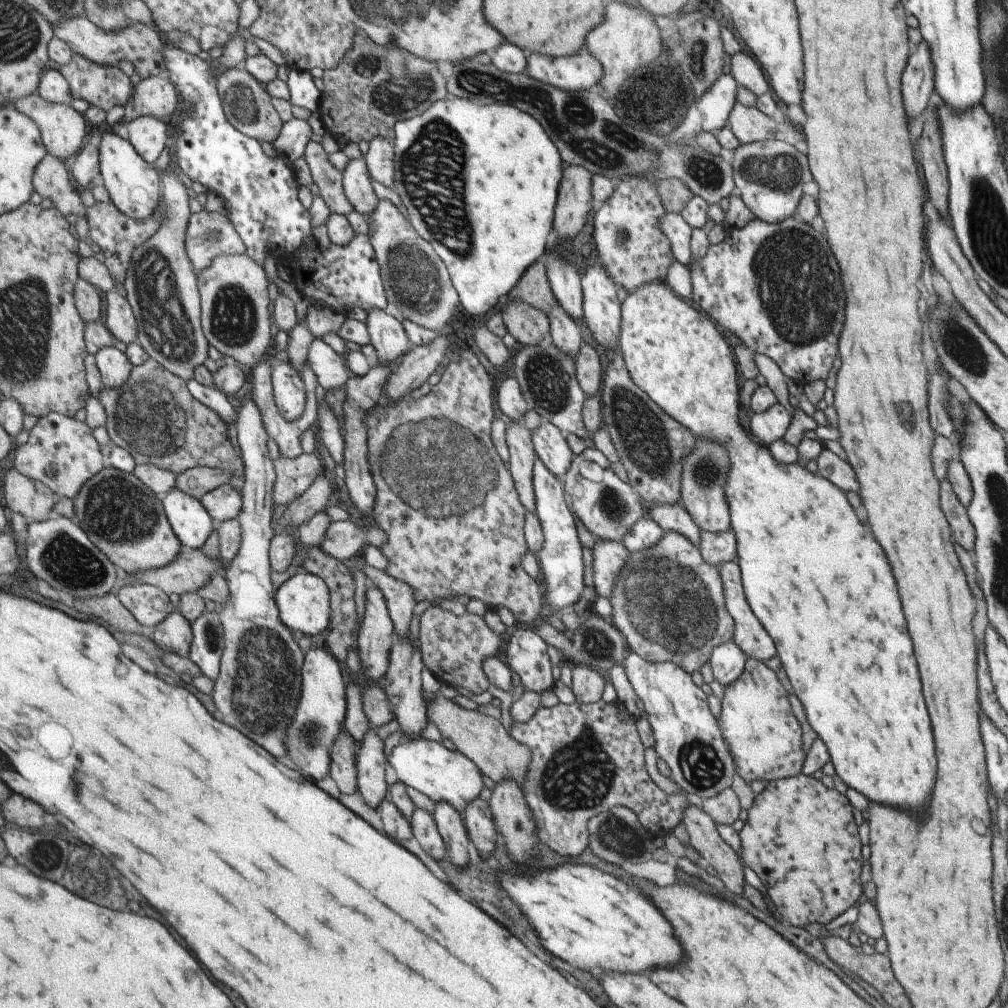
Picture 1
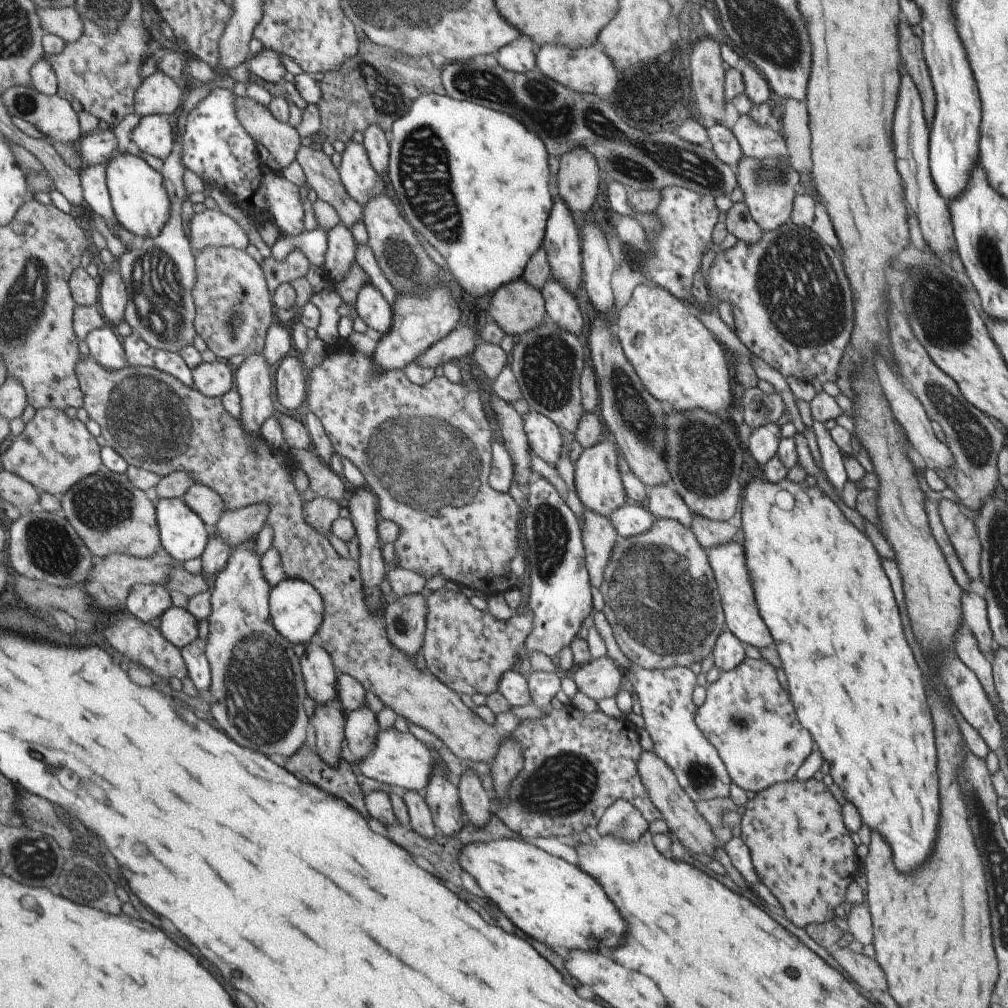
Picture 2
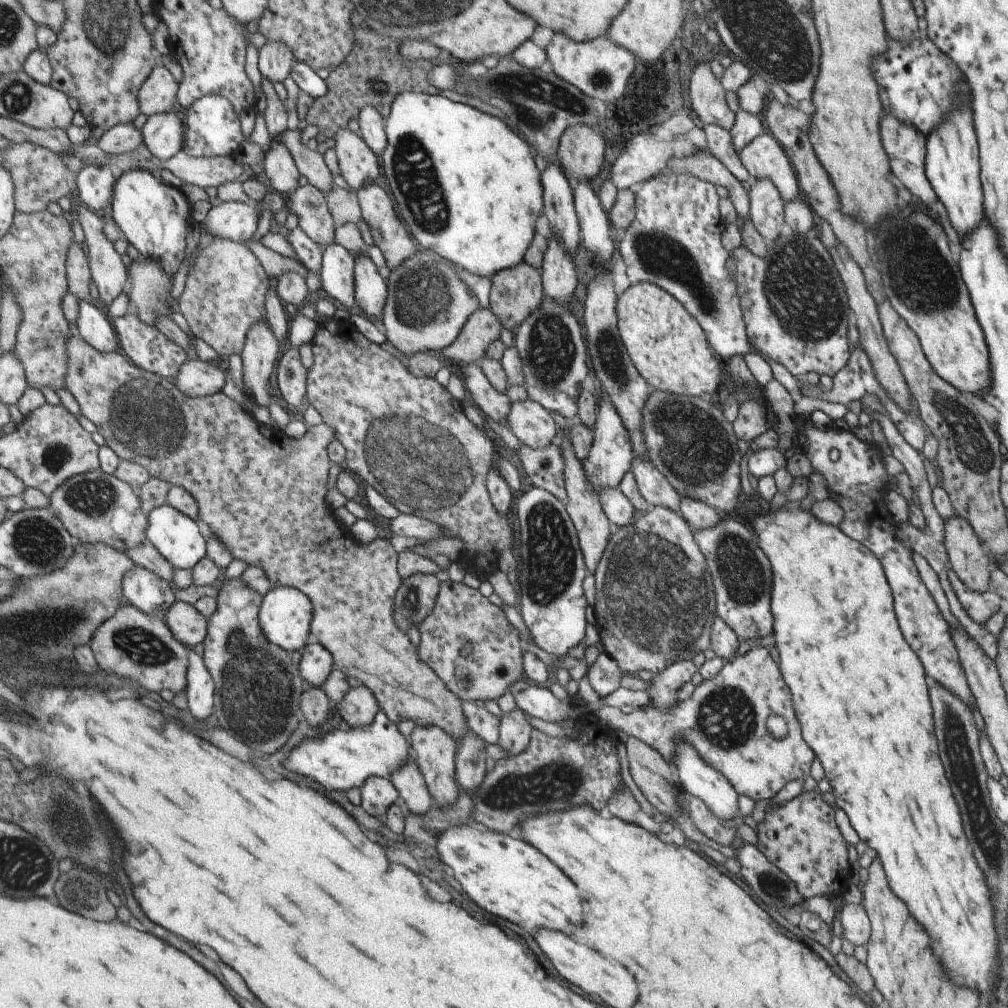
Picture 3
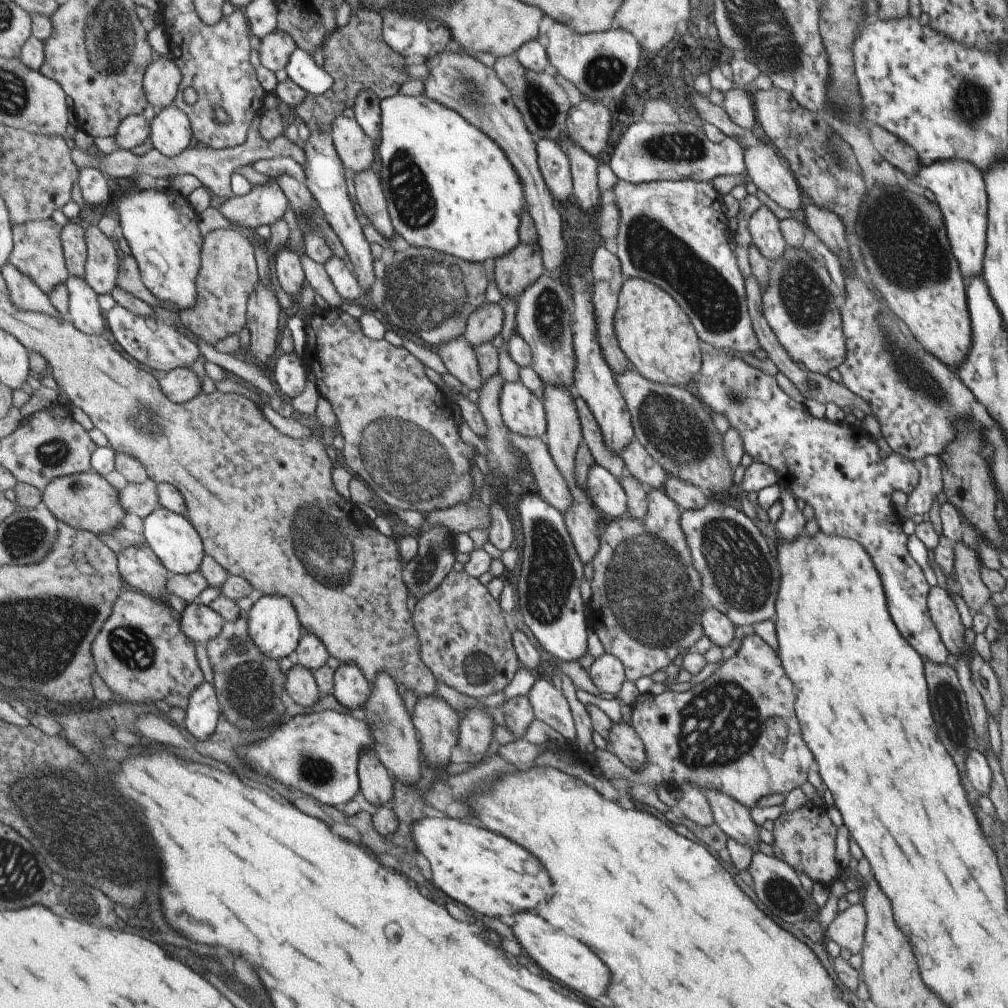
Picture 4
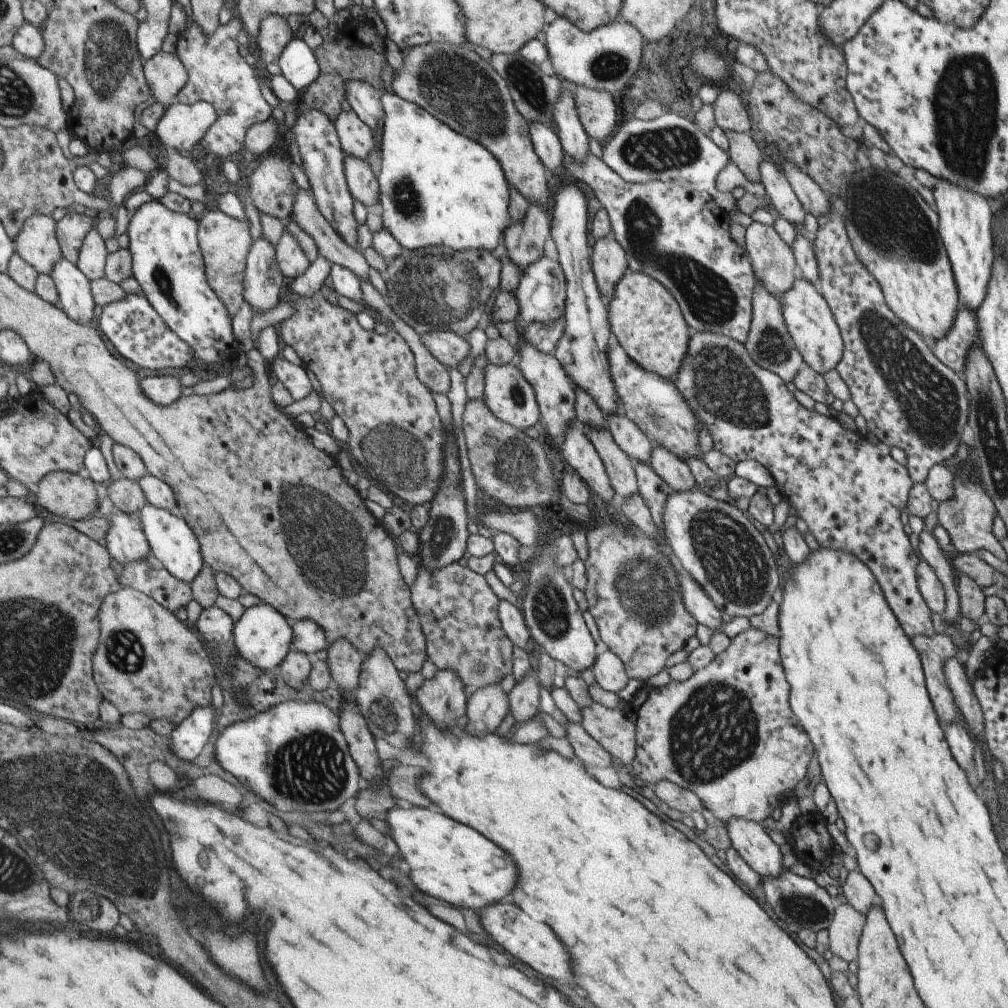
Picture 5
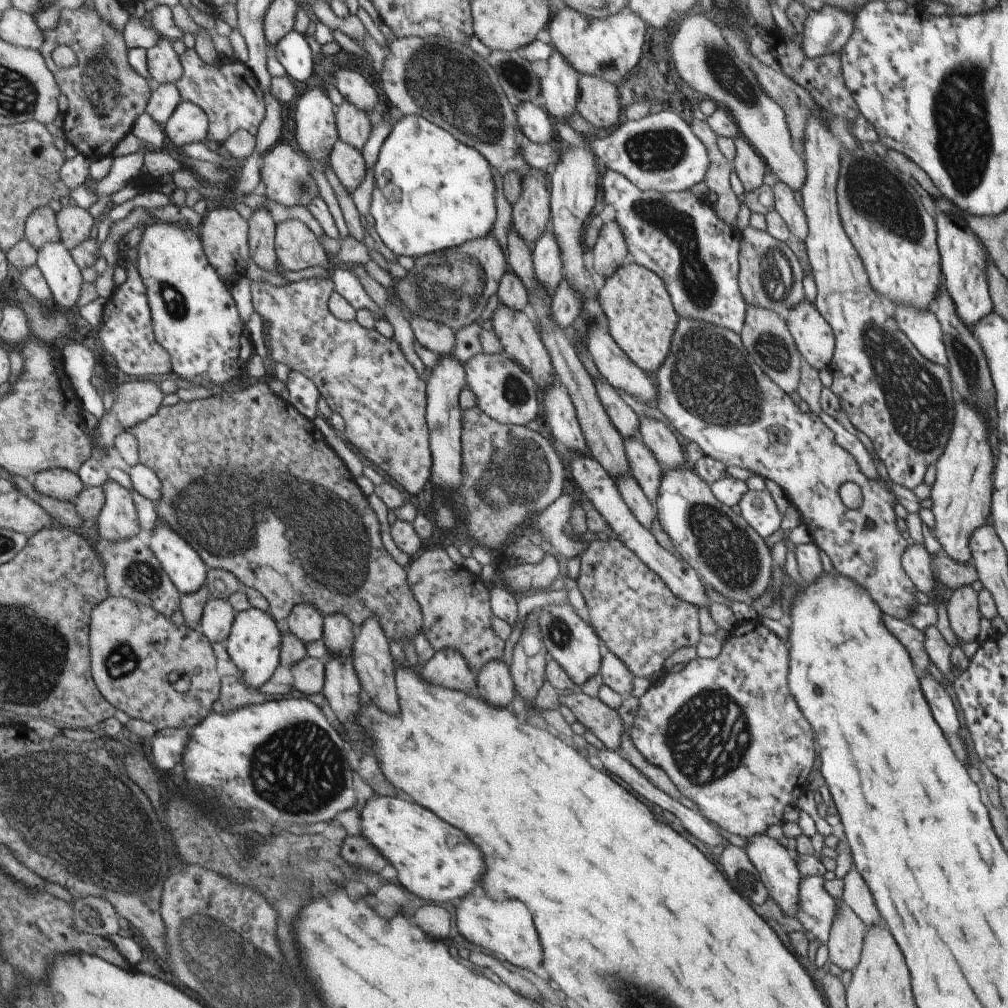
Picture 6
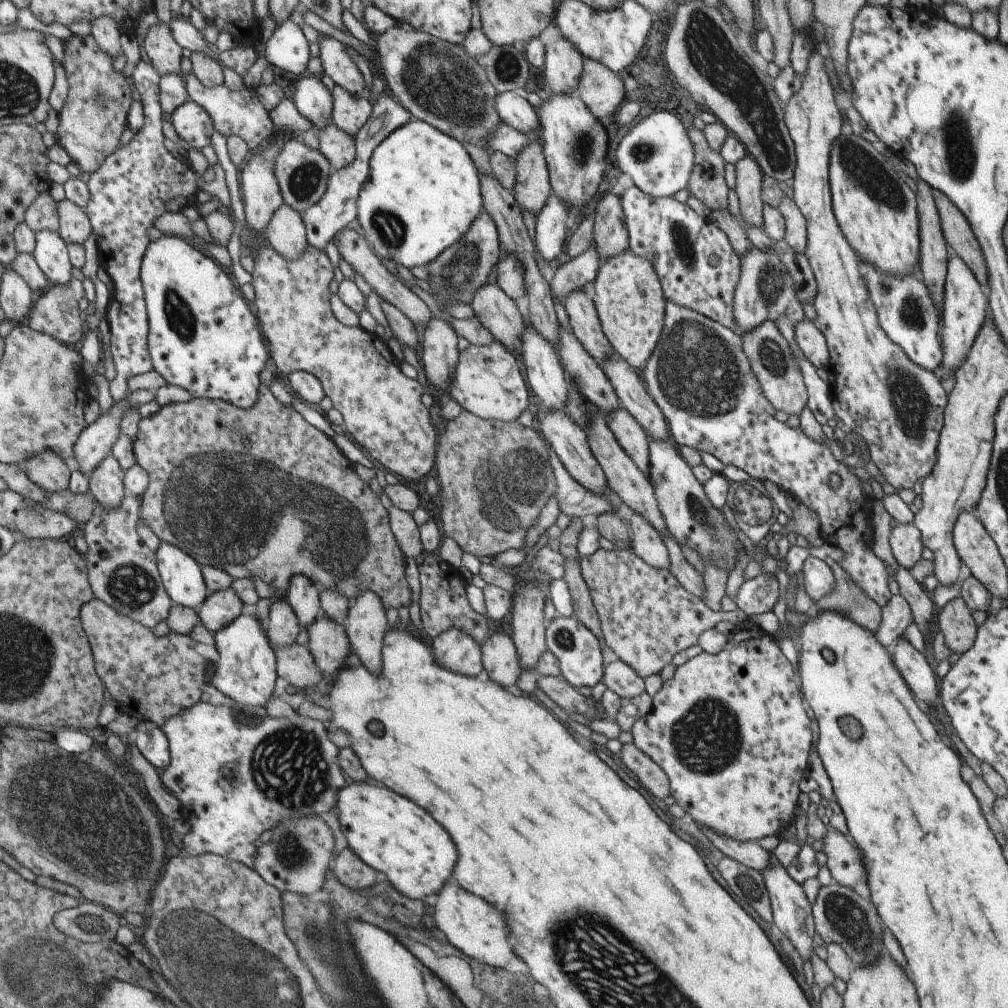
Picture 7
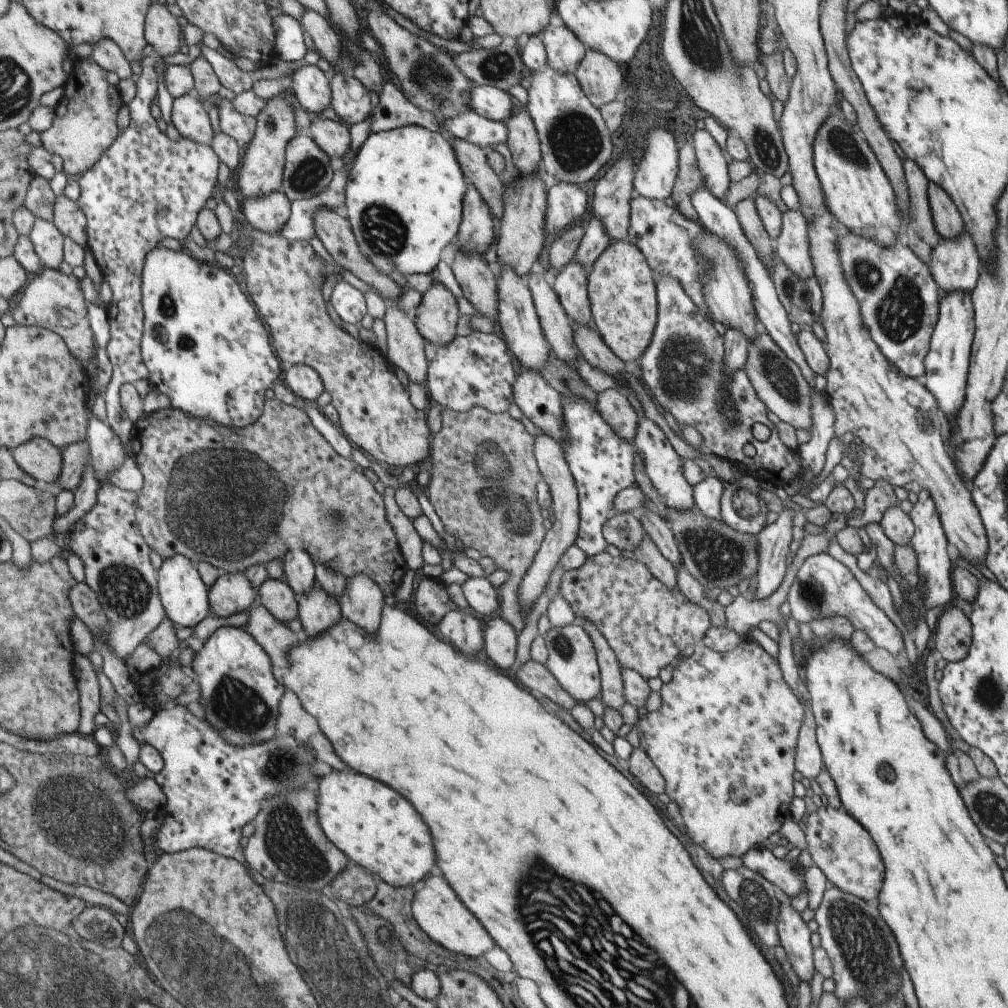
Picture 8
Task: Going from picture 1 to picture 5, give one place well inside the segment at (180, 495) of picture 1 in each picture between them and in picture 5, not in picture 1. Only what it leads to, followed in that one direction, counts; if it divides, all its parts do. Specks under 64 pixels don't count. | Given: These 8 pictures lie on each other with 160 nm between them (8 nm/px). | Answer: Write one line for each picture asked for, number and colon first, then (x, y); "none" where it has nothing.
2: (185, 536)
3: (177, 536)
4: (173, 537)
5: (174, 542)

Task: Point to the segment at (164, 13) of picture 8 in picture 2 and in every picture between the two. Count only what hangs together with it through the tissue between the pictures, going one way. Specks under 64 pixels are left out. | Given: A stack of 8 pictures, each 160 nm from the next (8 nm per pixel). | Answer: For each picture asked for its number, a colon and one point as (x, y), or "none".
2: (160, 94)
3: (159, 93)
4: (162, 81)
5: (166, 74)
6: (164, 63)
7: (165, 53)

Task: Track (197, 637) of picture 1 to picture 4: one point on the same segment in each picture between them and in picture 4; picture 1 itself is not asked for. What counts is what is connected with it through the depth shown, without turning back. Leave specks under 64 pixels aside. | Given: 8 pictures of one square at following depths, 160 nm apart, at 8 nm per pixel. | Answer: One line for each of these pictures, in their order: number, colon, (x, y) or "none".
2: (197, 664)
3: (201, 686)
4: (203, 711)

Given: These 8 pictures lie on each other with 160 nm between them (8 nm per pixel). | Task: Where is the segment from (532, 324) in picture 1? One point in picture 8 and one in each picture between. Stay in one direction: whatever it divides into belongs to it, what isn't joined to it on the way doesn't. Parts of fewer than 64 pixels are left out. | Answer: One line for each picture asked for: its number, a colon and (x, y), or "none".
2: (516, 307)
3: (516, 292)
4: (522, 265)
5: (523, 241)
6: (530, 212)
7: (531, 189)
8: (521, 139)

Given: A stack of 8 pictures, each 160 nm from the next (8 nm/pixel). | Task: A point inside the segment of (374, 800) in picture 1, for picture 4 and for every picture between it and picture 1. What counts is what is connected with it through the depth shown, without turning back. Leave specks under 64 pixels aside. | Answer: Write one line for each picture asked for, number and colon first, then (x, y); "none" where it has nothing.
2: (360, 728)
3: (357, 708)
4: (351, 690)

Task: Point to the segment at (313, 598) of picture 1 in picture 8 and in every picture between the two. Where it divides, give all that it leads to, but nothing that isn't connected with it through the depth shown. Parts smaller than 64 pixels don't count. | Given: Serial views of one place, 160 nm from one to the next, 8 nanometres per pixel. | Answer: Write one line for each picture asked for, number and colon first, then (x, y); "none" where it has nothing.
2: (296, 609)
3: (285, 612)
4: (273, 625)
5: (262, 635)
6: (253, 645)
7: (245, 671)
8: (238, 694)

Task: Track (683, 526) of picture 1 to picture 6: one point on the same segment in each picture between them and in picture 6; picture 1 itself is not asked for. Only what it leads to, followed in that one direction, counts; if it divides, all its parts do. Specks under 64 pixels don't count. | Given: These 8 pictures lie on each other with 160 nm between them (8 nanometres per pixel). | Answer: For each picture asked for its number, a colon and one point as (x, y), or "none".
2: (662, 502)
3: (652, 485)
4: (638, 464)
5: (629, 438)
6: (623, 419)

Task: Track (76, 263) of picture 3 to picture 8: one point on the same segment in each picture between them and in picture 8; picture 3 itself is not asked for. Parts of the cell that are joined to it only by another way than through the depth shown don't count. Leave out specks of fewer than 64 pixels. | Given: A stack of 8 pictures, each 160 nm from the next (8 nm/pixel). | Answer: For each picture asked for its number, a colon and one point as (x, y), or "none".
4: (74, 237)
5: (73, 229)
6: (77, 225)
7: (75, 225)
8: (68, 217)

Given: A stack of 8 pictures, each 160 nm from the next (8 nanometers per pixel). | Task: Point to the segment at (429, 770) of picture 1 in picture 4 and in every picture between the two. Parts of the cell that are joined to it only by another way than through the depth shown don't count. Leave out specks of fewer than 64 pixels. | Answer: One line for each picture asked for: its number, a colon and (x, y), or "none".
2: (397, 759)
3: (344, 758)
4: (317, 753)

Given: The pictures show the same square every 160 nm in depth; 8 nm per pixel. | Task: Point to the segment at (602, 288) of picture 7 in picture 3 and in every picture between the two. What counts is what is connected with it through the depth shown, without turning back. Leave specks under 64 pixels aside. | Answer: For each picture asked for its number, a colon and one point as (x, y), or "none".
3: (667, 347)
4: (655, 335)
5: (647, 323)
6: (639, 317)

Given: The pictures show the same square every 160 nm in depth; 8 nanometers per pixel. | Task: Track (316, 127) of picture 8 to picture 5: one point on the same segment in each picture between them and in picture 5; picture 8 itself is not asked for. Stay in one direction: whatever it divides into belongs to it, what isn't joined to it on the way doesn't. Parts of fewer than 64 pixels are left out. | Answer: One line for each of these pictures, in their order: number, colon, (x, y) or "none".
5: (361, 183)
6: (346, 163)
7: (335, 146)

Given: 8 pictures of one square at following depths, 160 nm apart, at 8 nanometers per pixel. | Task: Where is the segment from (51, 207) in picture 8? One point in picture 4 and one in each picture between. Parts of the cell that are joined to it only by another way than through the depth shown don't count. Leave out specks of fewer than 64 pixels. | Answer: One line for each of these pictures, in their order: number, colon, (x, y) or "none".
4: (38, 252)
5: (38, 243)
6: (42, 227)
7: (43, 215)

